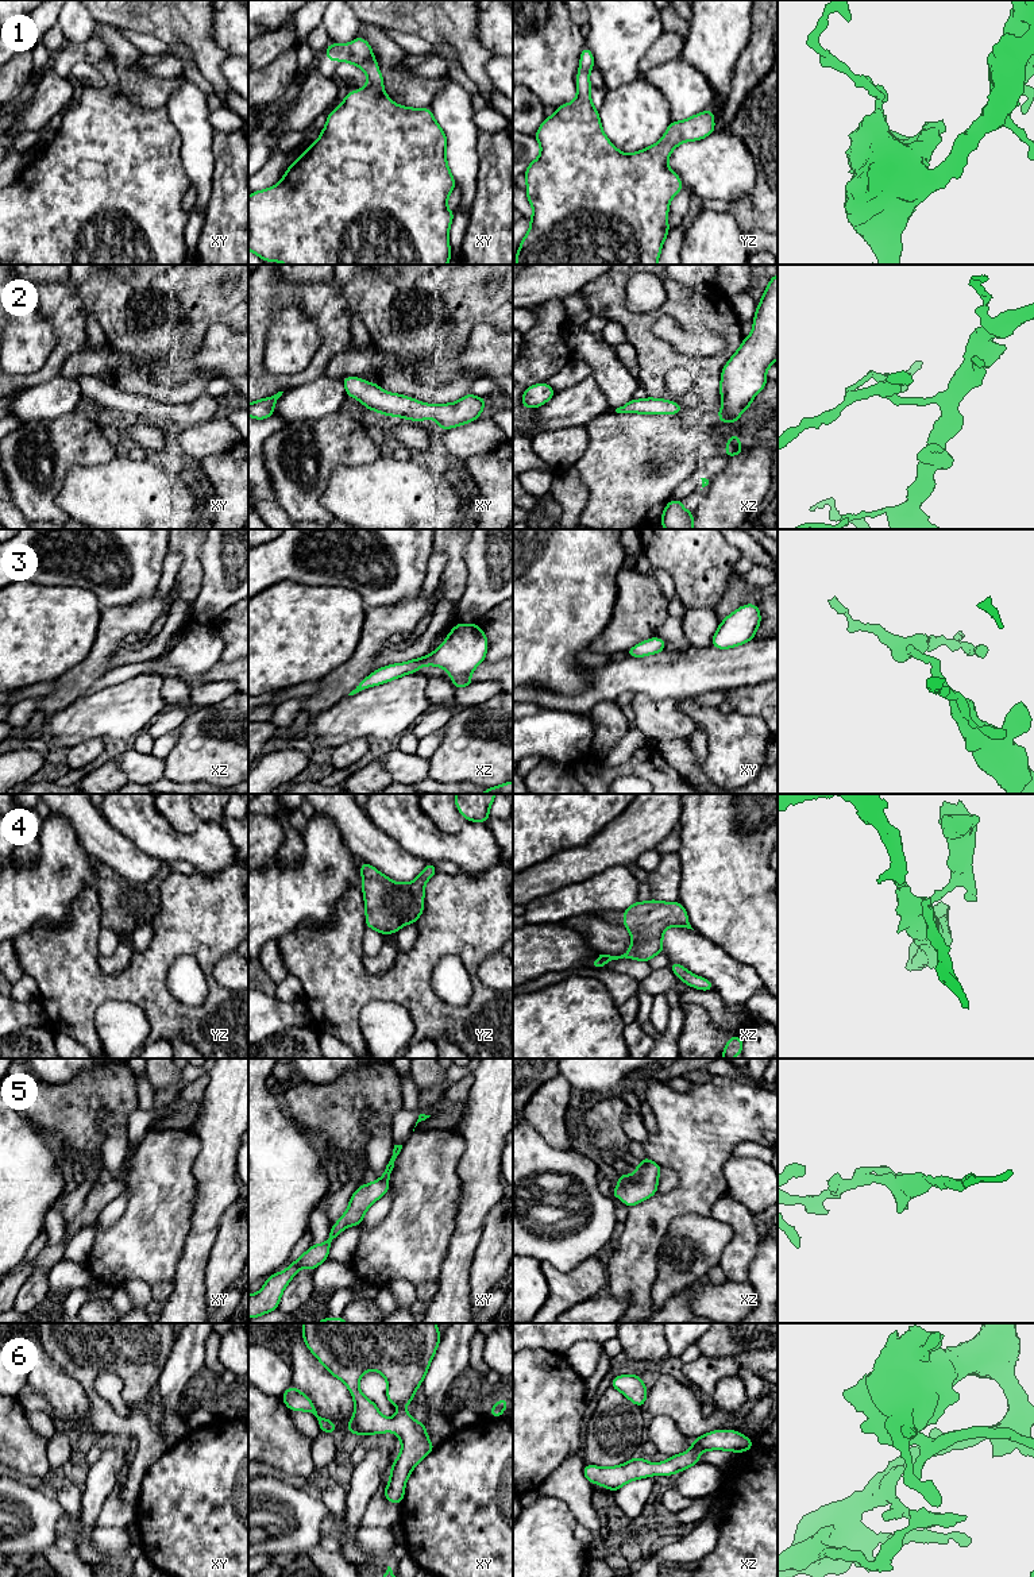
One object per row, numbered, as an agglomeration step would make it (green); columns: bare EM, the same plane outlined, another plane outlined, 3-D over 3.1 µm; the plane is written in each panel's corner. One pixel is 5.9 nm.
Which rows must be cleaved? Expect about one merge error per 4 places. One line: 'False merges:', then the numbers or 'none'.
False merges: none

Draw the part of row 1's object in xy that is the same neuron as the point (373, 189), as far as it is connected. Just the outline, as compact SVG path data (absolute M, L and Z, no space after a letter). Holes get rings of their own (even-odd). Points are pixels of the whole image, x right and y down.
M358 36L347 45L329 43L325 57L328 61L344 61L359 66L367 74L367 84L363 89L348 92L343 103L327 115L327 124L320 132L320 138L294 163L289 165L277 185L251 192L248 196L248 250L266 262L286 265L447 265L451 261L448 231L454 220L454 211L447 208L447 200L456 185L447 163L447 136L443 128L435 120L431 108L406 108L390 100L383 90L383 77L366 39Z

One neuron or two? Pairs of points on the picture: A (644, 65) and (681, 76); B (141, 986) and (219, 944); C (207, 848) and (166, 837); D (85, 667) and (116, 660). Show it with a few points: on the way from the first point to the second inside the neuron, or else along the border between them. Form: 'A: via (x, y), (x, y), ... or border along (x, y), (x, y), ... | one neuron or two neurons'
A: border along (679, 56), (656, 64), (643, 77) | two neurons
B: via (157, 966), (178, 944), (199, 944) | one neuron
C: via (197, 848), (176, 845) | one neuron
D: border along (126, 647), (120, 647), (103, 667) | two neurons

